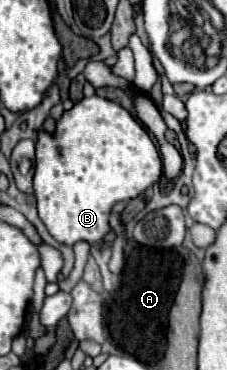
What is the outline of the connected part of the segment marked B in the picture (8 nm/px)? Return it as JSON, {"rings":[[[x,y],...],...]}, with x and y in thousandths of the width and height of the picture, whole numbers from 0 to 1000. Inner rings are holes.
{"rings":[[[445,259],[366,265],[313,297],[286,297],[251,324],[233,362],[172,351],[154,422],[145,514],[163,535],[172,589],[207,611],[216,632],[286,665],[383,654],[410,670],[463,670],[463,638],[489,627],[480,584],[498,557],[533,541],[604,535],[718,476],[718,432],[648,351],[595,319],[577,319],[577,308],[542,286]]]}

